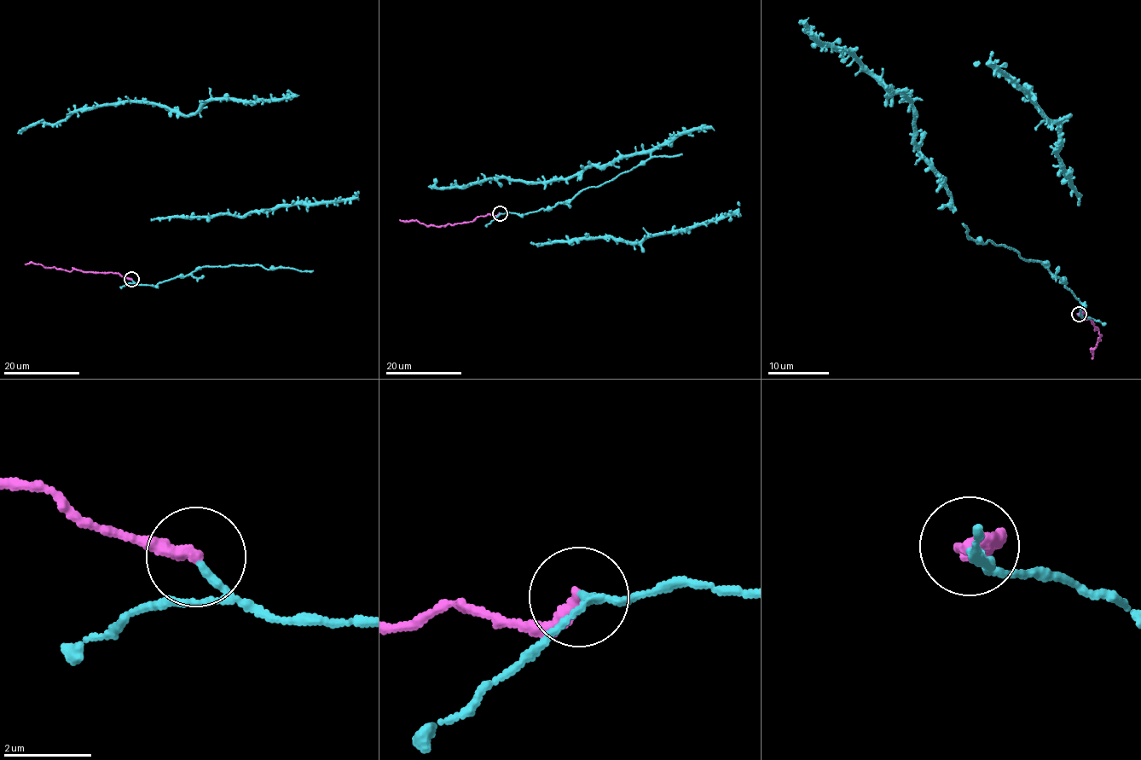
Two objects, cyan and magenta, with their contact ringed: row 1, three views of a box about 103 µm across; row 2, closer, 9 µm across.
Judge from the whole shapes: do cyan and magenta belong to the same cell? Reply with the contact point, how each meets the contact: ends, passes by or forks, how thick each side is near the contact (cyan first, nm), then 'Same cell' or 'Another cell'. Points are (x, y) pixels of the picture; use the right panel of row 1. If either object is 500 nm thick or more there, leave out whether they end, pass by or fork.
Place: (1079, 314). At the ring cyan passes by. At the ring magenta ends. Thickness 120 nm (cyan) against 300 nm. Same cell

